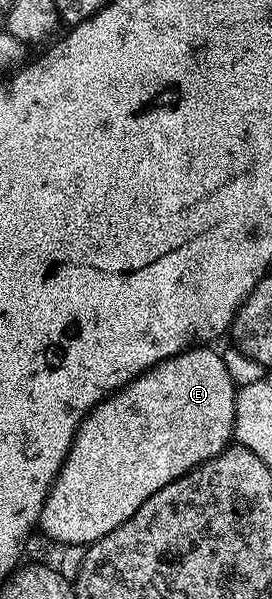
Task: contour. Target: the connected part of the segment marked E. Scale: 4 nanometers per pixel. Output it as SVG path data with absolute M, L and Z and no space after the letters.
M197 346L179 352L177 356L166 358L161 364L154 365L153 368L143 372L135 380L131 380L124 388L120 388L111 396L107 396L105 400L100 401L84 417L84 421L80 423L80 429L76 432L75 438L72 439L72 445L62 462L60 472L56 475L56 481L53 482L46 502L40 511L39 531L44 531L50 539L57 540L60 544L87 546L96 540L101 540L103 536L110 534L110 530L122 526L122 522L126 522L126 518L130 518L130 514L134 514L134 510L138 510L138 506L142 506L142 502L146 502L146 498L150 498L150 494L158 494L158 490L162 490L162 486L174 482L182 474L189 472L191 468L196 468L202 462L214 458L233 443L234 406L236 405L238 389L235 382L230 378L230 374L226 374L226 362L223 355L219 351L215 352L214 349L215 347L212 346Z

